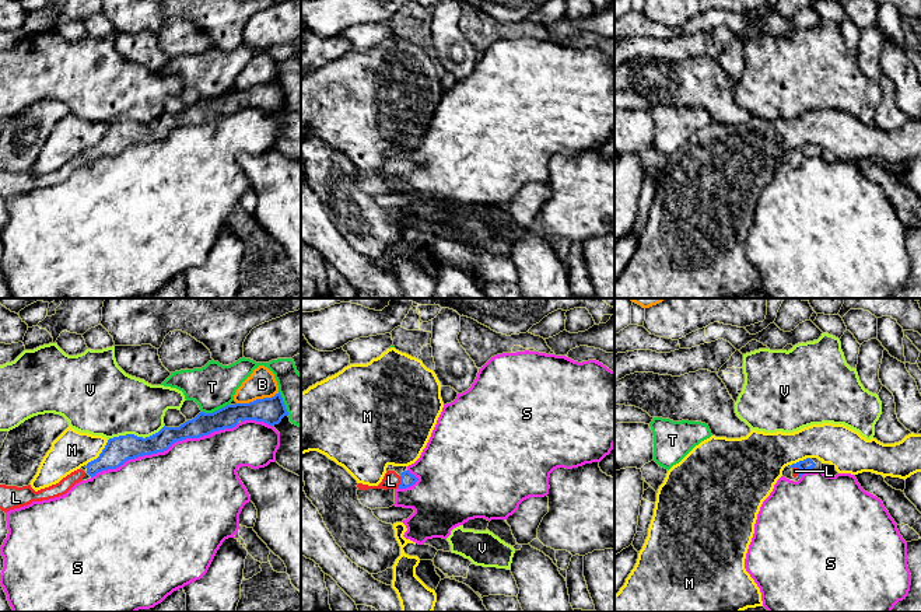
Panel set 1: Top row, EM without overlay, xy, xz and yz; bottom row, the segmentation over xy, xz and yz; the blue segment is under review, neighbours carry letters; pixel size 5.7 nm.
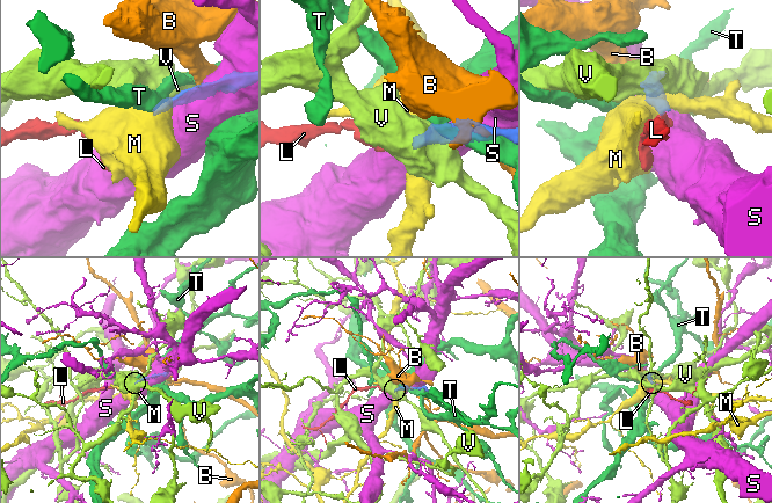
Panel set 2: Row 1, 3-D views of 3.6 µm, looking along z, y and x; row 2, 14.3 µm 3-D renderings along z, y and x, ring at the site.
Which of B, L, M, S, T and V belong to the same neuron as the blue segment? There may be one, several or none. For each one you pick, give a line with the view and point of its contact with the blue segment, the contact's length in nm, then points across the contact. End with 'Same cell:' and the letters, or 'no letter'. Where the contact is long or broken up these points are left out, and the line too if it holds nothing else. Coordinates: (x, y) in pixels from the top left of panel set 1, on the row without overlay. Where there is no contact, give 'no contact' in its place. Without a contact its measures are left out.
L: contact xz (401, 168); length 80 nm; way xz (406, 164), (401, 168), (391, 167)
Same cell: L

